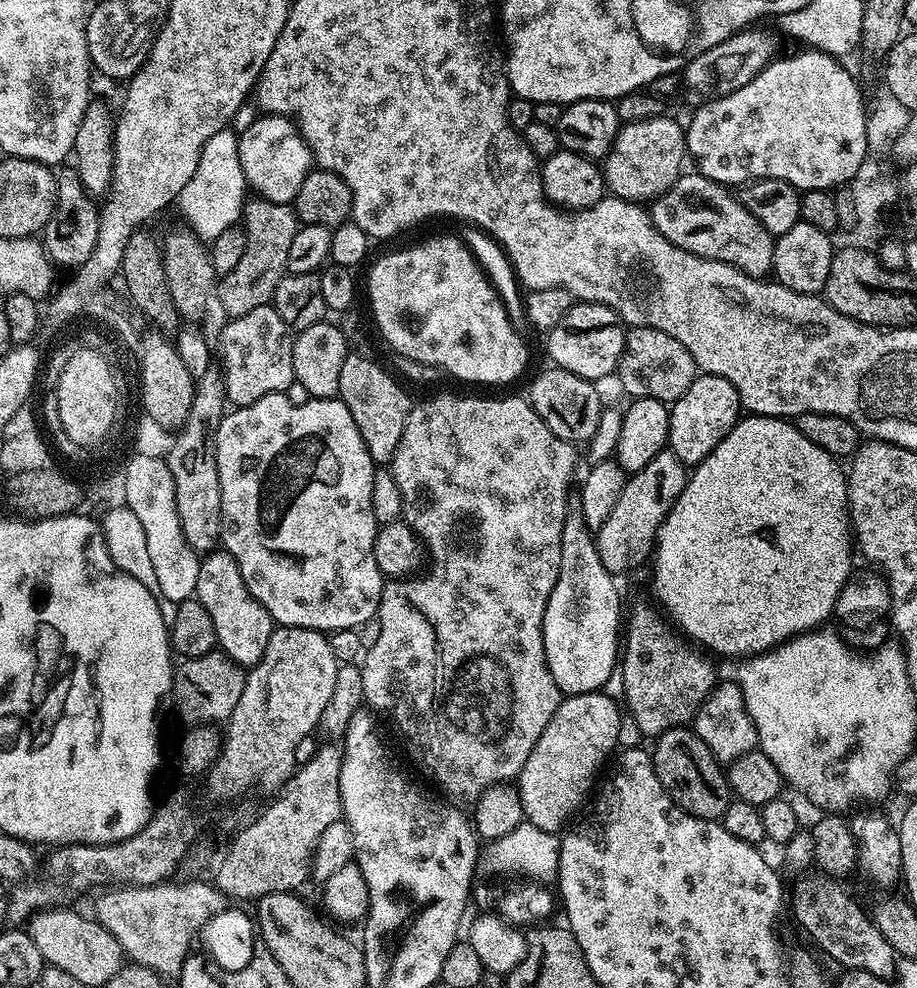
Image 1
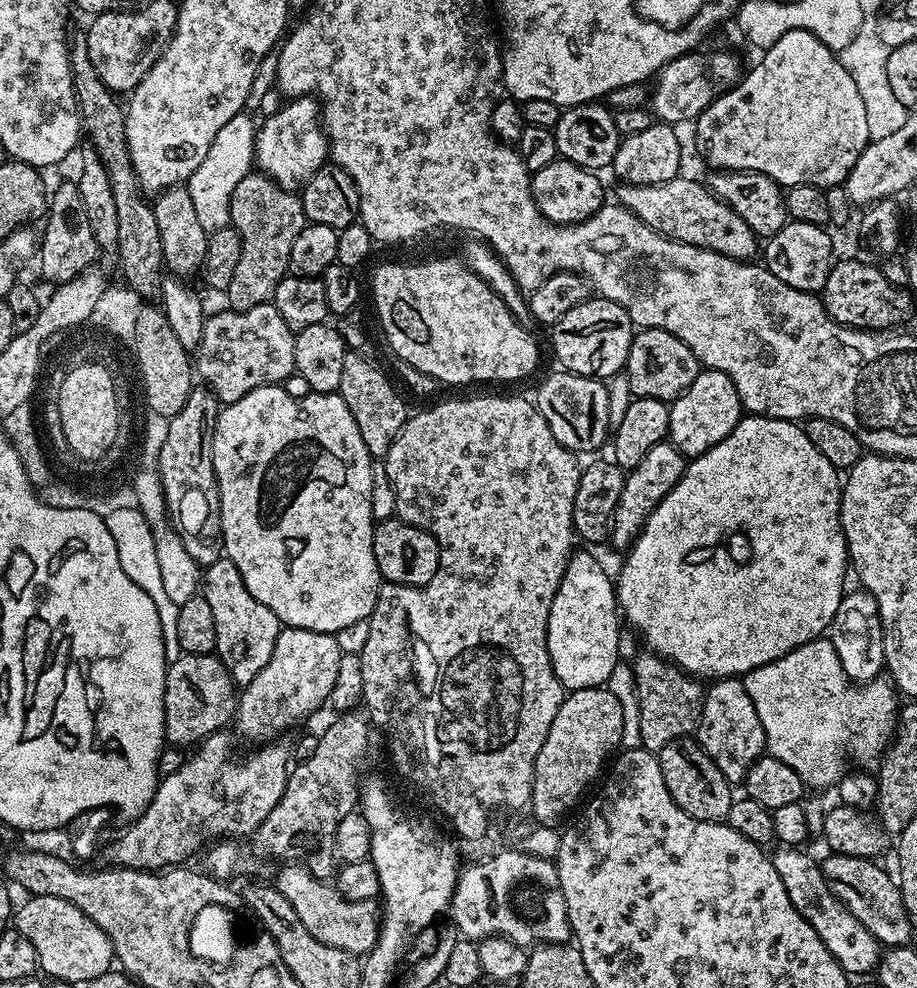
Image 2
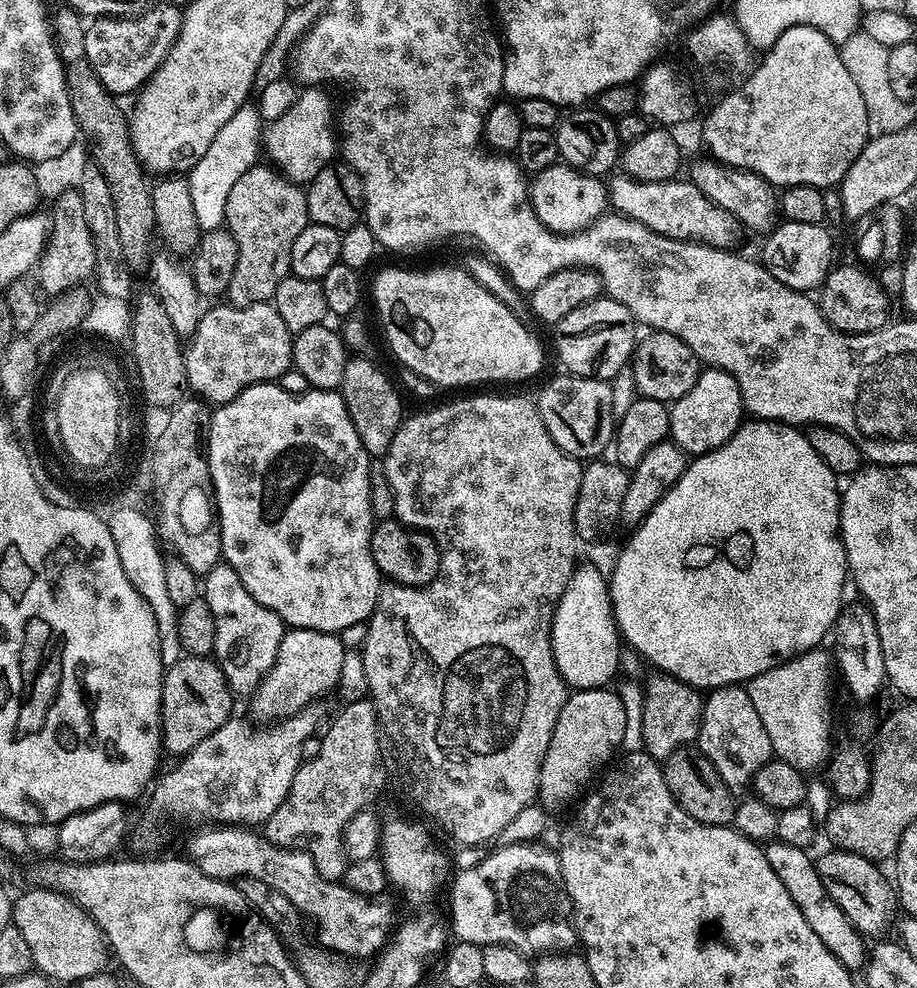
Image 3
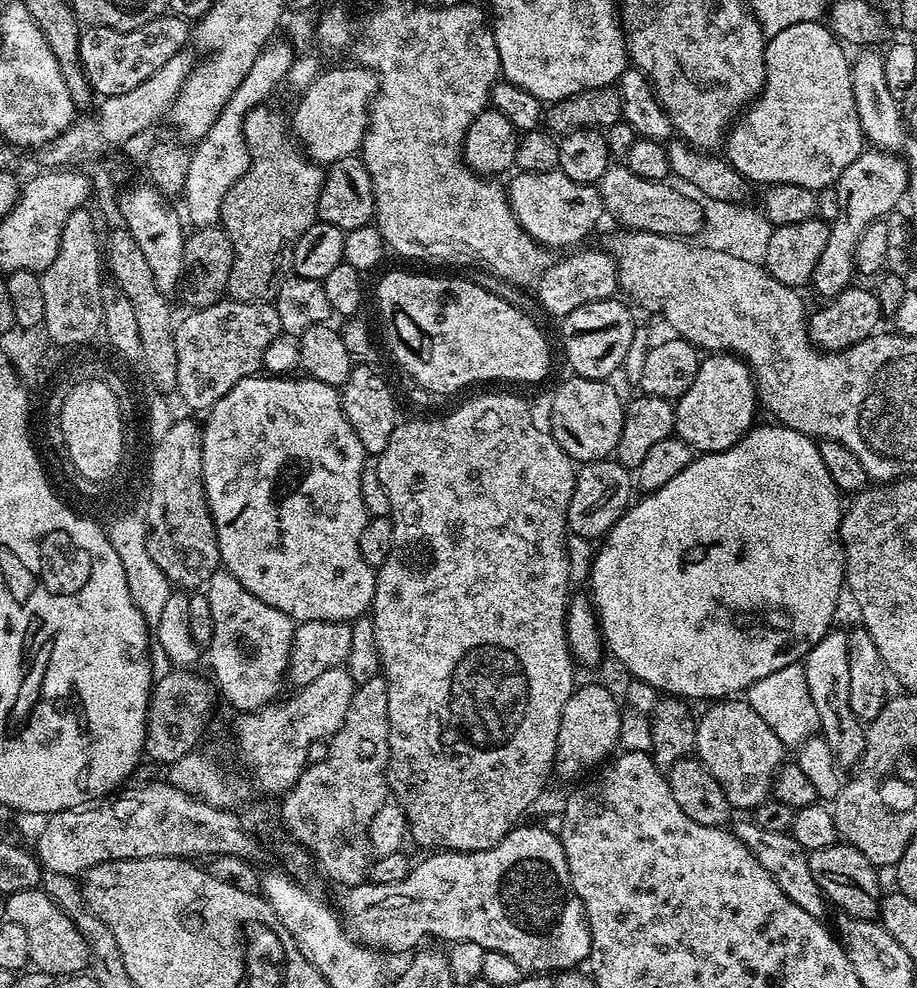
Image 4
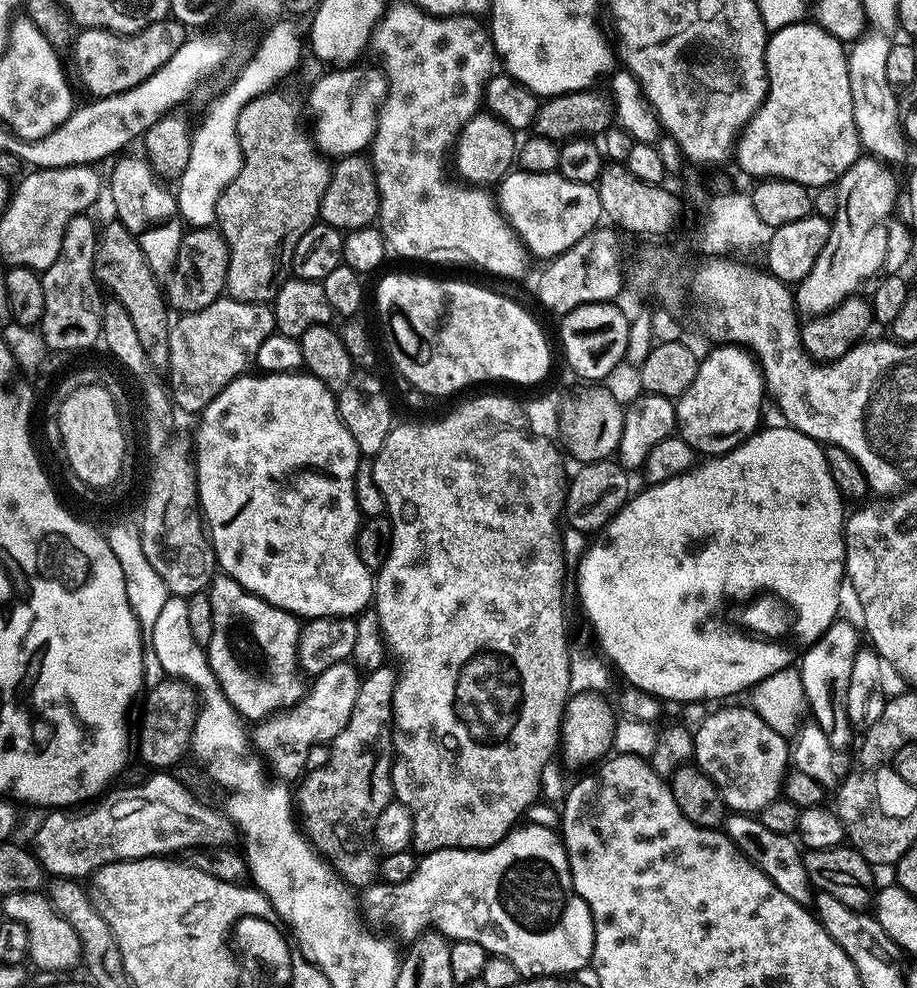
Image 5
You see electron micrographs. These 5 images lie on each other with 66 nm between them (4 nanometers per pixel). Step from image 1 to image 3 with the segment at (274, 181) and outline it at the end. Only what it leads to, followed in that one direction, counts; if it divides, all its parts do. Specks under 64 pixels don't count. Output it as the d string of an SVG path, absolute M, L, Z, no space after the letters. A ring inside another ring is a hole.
M308 86L305 92L266 128L266 154L274 160L272 161L279 169L282 169L288 179L296 184L306 186L328 164L333 163L335 154L338 152L338 128L332 125L332 100L323 92L323 87Z

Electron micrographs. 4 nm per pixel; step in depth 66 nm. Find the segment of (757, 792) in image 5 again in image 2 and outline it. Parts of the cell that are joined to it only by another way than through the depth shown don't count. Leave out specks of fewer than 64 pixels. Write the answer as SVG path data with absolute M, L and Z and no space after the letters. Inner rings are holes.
M729 678L718 680L707 685L702 714L696 727L694 738L710 754L714 766L722 770L729 782L743 781L744 775L754 766L758 757L765 755L765 736L762 721L754 710L743 679Z

